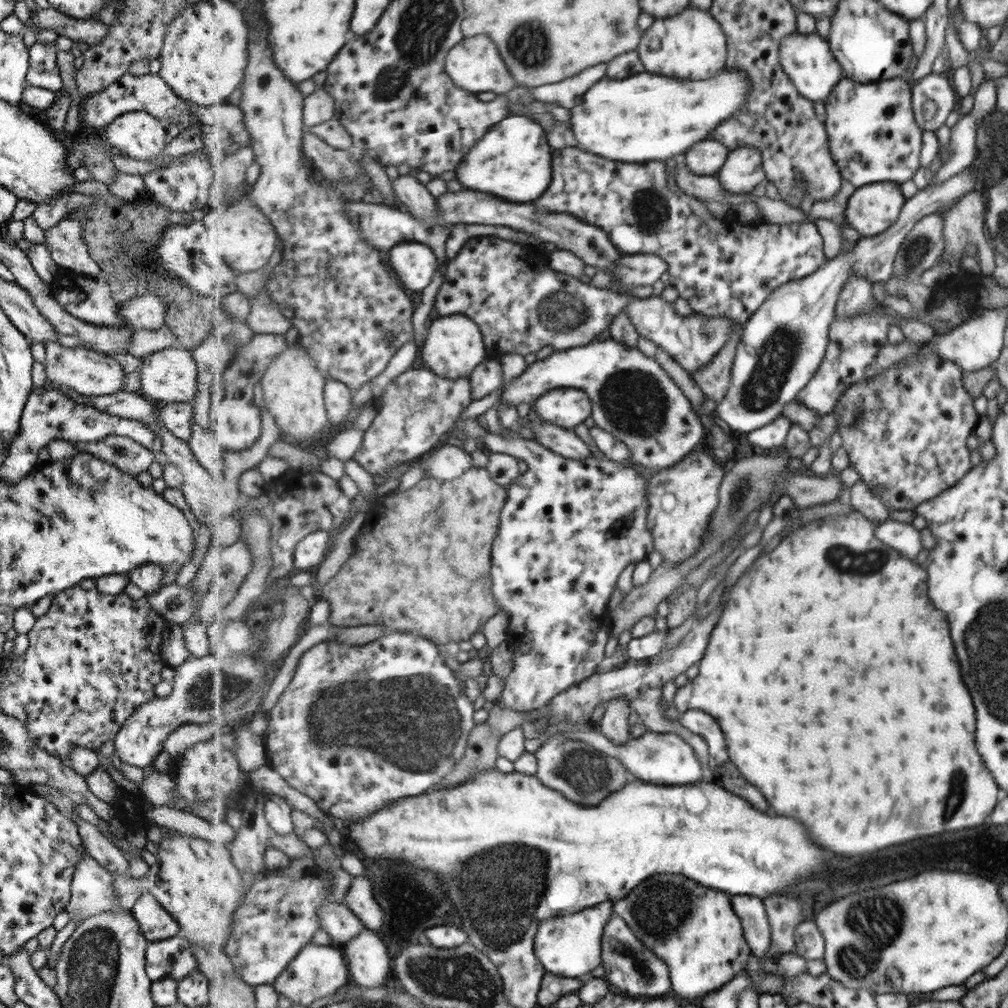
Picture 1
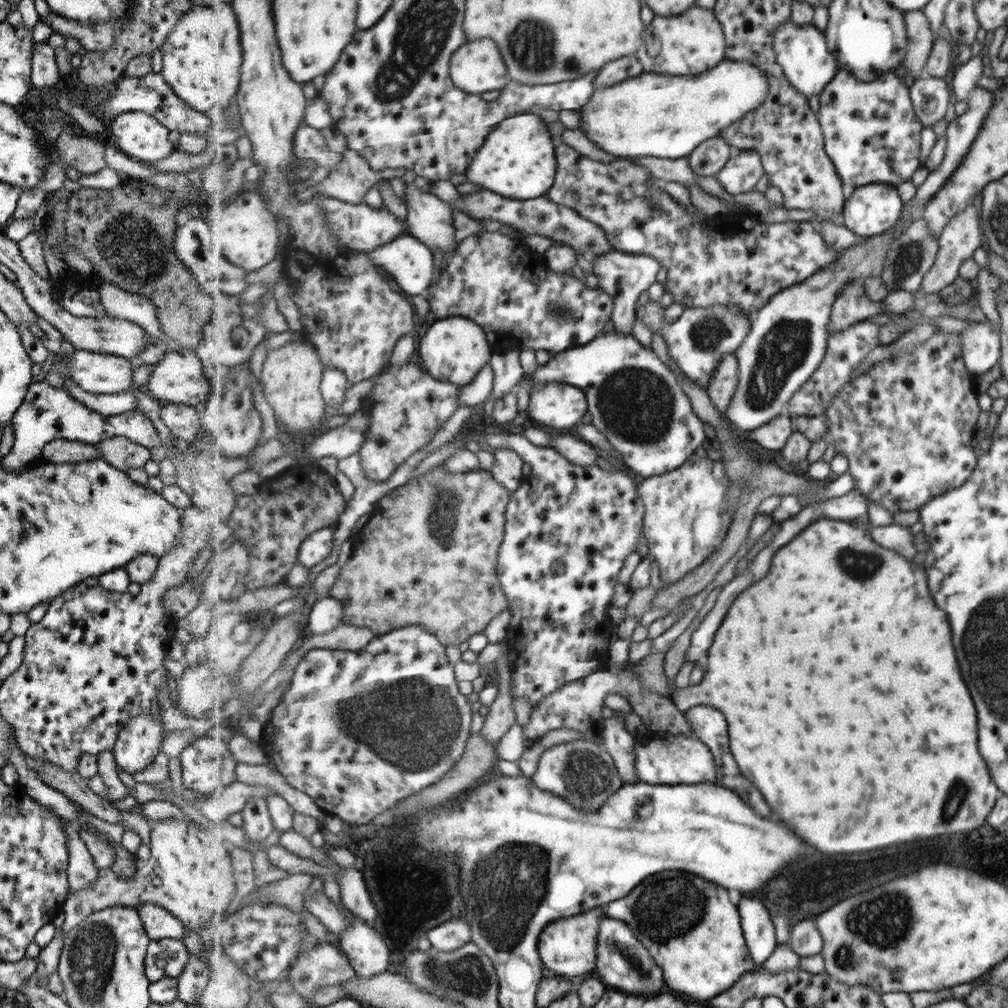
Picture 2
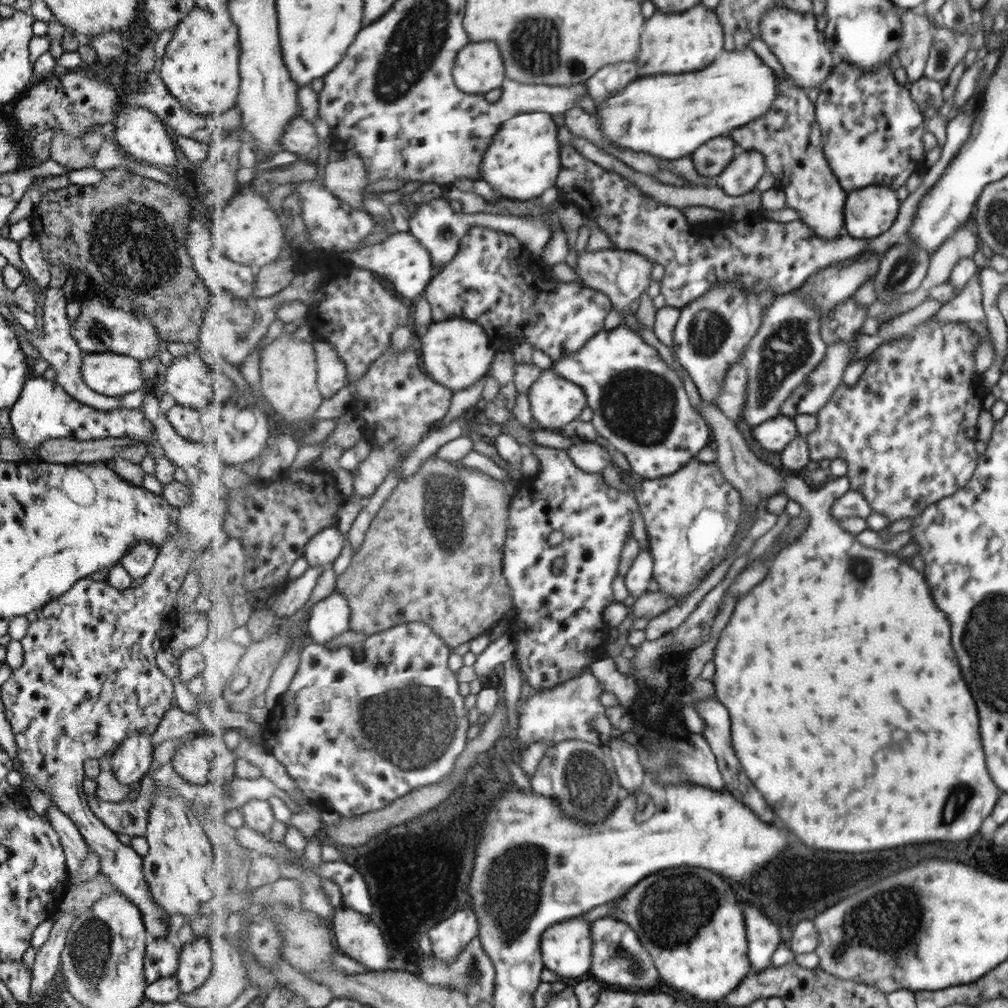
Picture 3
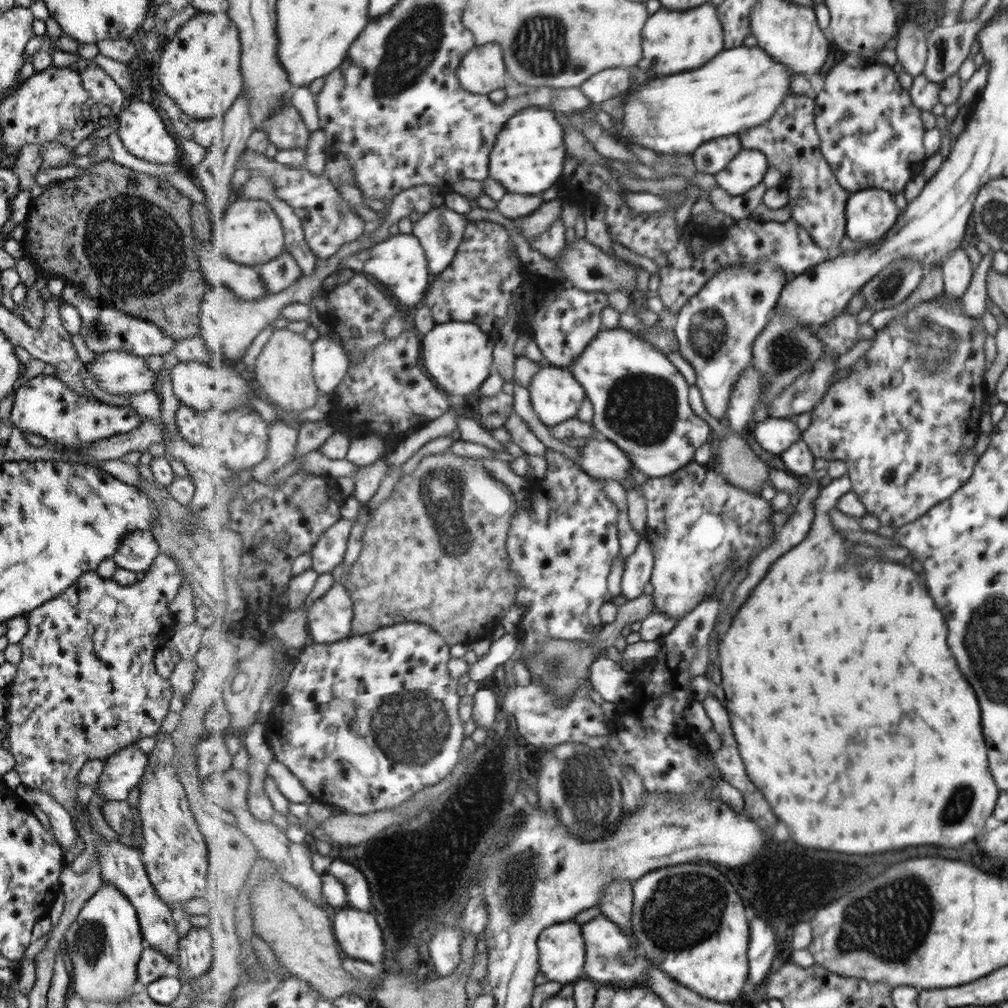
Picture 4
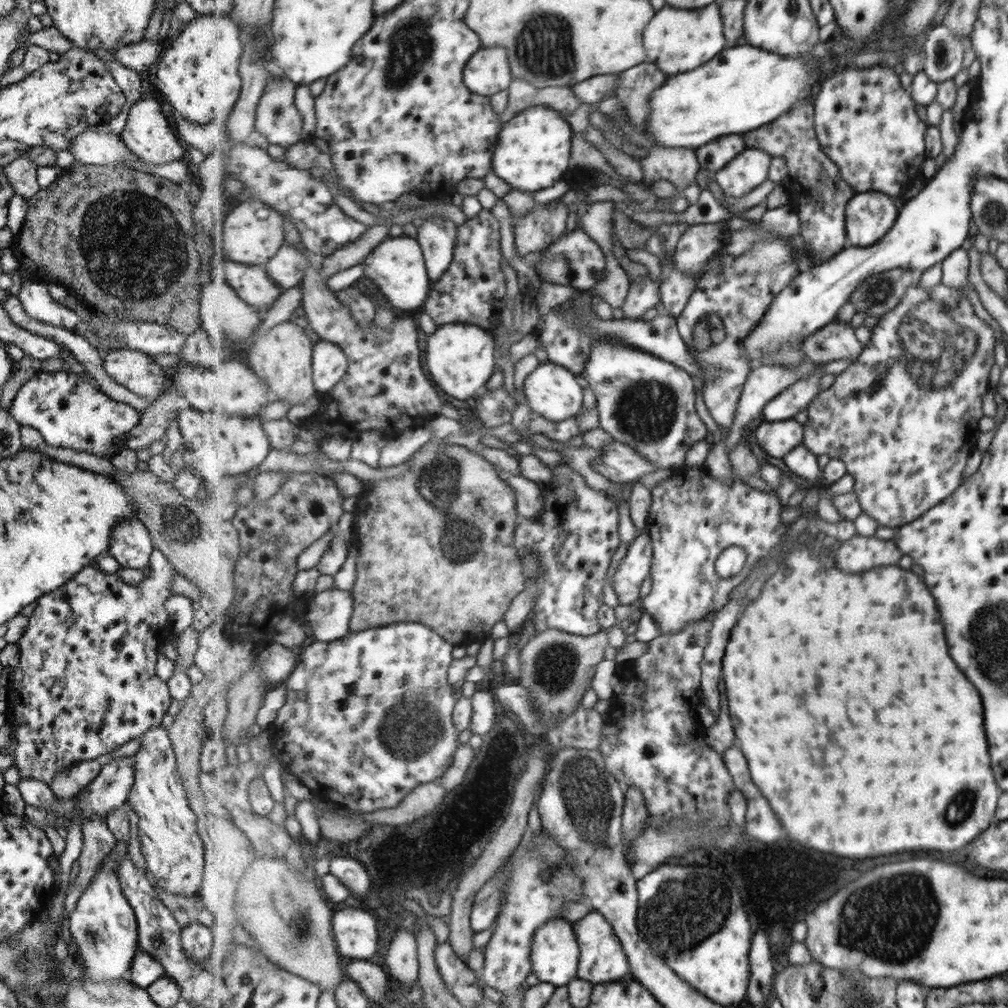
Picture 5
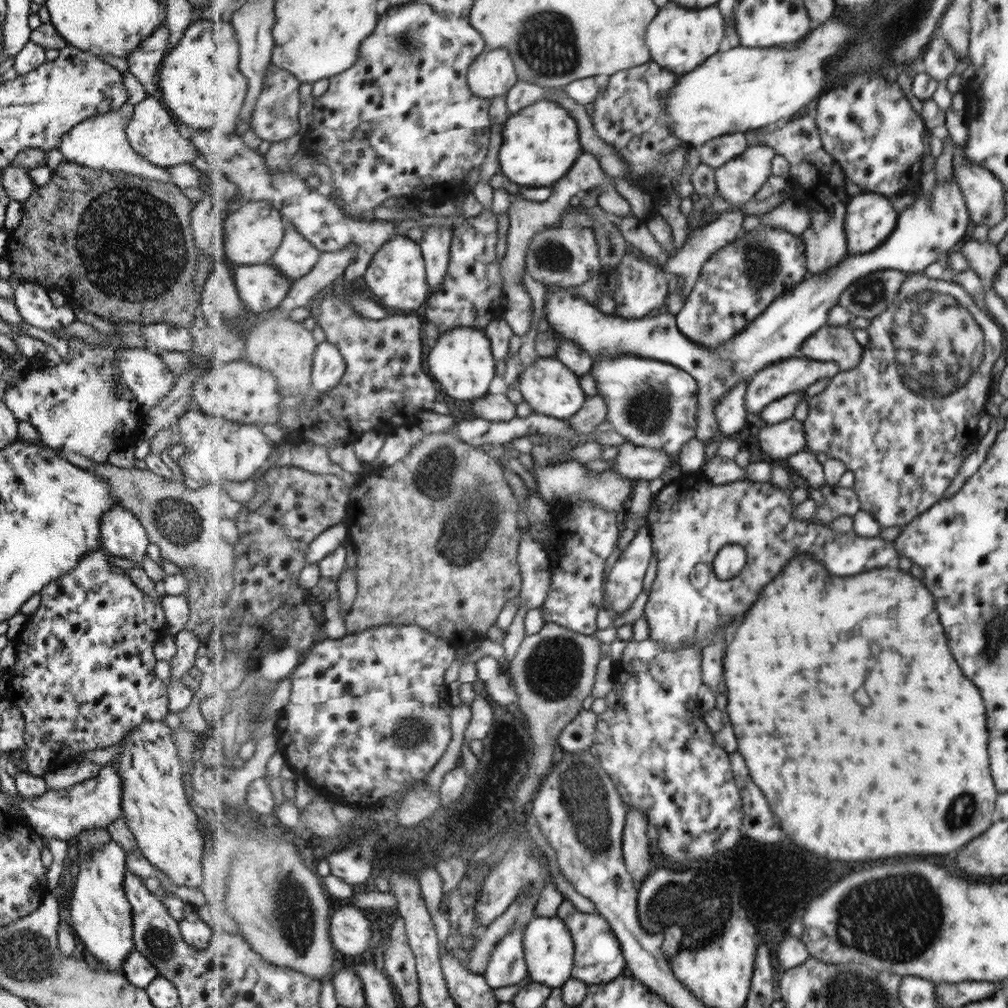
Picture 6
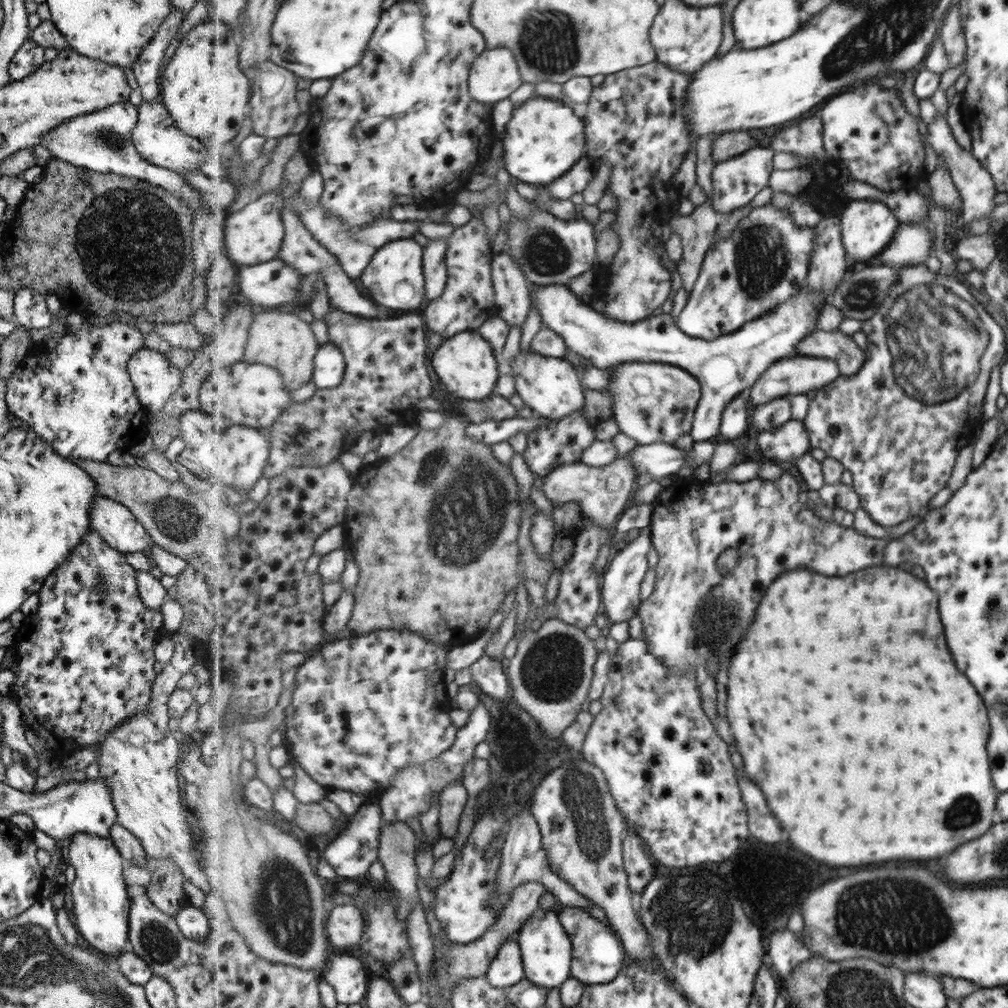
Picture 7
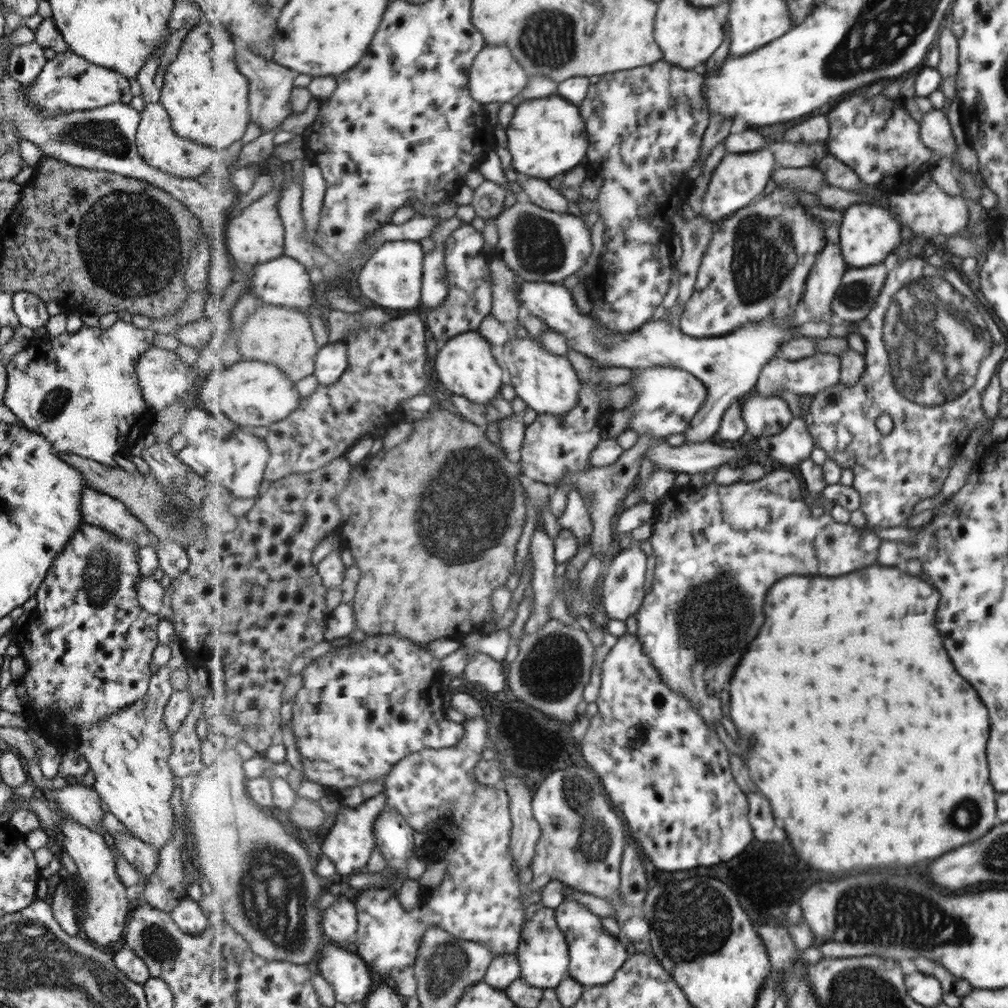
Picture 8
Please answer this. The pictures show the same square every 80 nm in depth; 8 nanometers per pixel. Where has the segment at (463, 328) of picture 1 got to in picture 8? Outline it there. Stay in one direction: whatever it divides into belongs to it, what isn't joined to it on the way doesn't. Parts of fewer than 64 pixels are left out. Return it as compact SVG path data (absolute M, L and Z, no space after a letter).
M468 331L439 347L435 370L440 382L453 394L487 405L497 398L503 386L503 368L491 352L492 344L479 331Z

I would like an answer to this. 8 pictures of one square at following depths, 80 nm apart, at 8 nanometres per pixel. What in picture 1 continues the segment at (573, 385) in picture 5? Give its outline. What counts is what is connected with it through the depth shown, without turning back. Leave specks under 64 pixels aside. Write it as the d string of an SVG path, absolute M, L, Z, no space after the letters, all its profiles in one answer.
M577 388L551 390L533 407L534 416L567 429L583 424L592 409L590 397Z

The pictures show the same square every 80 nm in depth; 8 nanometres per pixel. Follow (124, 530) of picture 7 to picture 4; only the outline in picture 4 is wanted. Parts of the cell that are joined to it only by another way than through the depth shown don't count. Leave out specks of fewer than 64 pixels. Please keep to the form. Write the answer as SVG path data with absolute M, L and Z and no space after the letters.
M134 530L124 534L111 559L117 567L140 576L159 552L161 550L149 531Z

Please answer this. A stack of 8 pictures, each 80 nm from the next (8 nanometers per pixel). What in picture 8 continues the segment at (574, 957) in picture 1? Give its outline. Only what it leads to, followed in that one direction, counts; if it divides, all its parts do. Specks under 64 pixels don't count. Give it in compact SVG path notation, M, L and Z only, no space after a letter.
M541 902L533 903L527 908L518 956L522 978L535 988L556 989L565 979L571 978L569 942L559 925L556 909L548 908Z

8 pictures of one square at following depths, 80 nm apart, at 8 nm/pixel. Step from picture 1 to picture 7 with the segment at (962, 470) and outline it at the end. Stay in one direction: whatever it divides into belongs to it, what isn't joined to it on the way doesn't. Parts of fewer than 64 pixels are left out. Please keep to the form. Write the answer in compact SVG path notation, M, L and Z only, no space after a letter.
M919 263L908 267L898 267L896 273L896 281L890 286L881 304L878 304L877 314L862 325L861 331L868 338L864 369L853 376L840 375L837 382L832 382L819 389L815 398L809 403L807 415L803 420L810 432L812 448L820 448L827 457L839 459L844 468L853 474L853 488L861 496L862 508L868 511L879 526L886 528L895 526L912 516L920 515L932 496L947 486L948 478L954 469L953 462L956 461L957 452L967 447L973 436L973 428L979 424L979 412L981 412L981 402L986 392L985 386L989 380L989 372L991 368L999 365L1001 356L1005 354L1003 330L997 326L993 318L989 317L982 305L971 296L969 290L963 284L959 284L954 277L945 275L943 271L937 273L928 271L924 264Z

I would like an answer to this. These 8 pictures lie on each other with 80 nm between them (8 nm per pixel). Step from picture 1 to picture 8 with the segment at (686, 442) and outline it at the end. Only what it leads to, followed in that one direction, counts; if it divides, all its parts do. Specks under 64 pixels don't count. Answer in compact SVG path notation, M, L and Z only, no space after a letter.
M672 367L633 369L634 379L626 385L635 392L633 403L627 408L633 410L633 416L626 429L636 430L640 436L649 433L652 438L667 438L684 433L692 421L707 403L707 386L690 372Z

